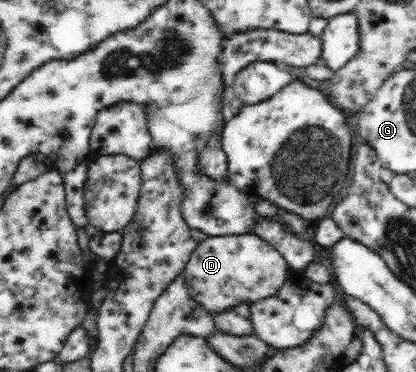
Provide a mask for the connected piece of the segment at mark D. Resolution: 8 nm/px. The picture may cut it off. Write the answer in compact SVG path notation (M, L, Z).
M220 235L208 236L197 244L182 274L190 284L191 295L194 296L196 304L210 316L216 317L226 311L232 311L232 308L244 307L247 310L250 305L257 303L257 300L275 296L279 289L284 287L285 279L288 279L288 266L284 256L257 235Z

